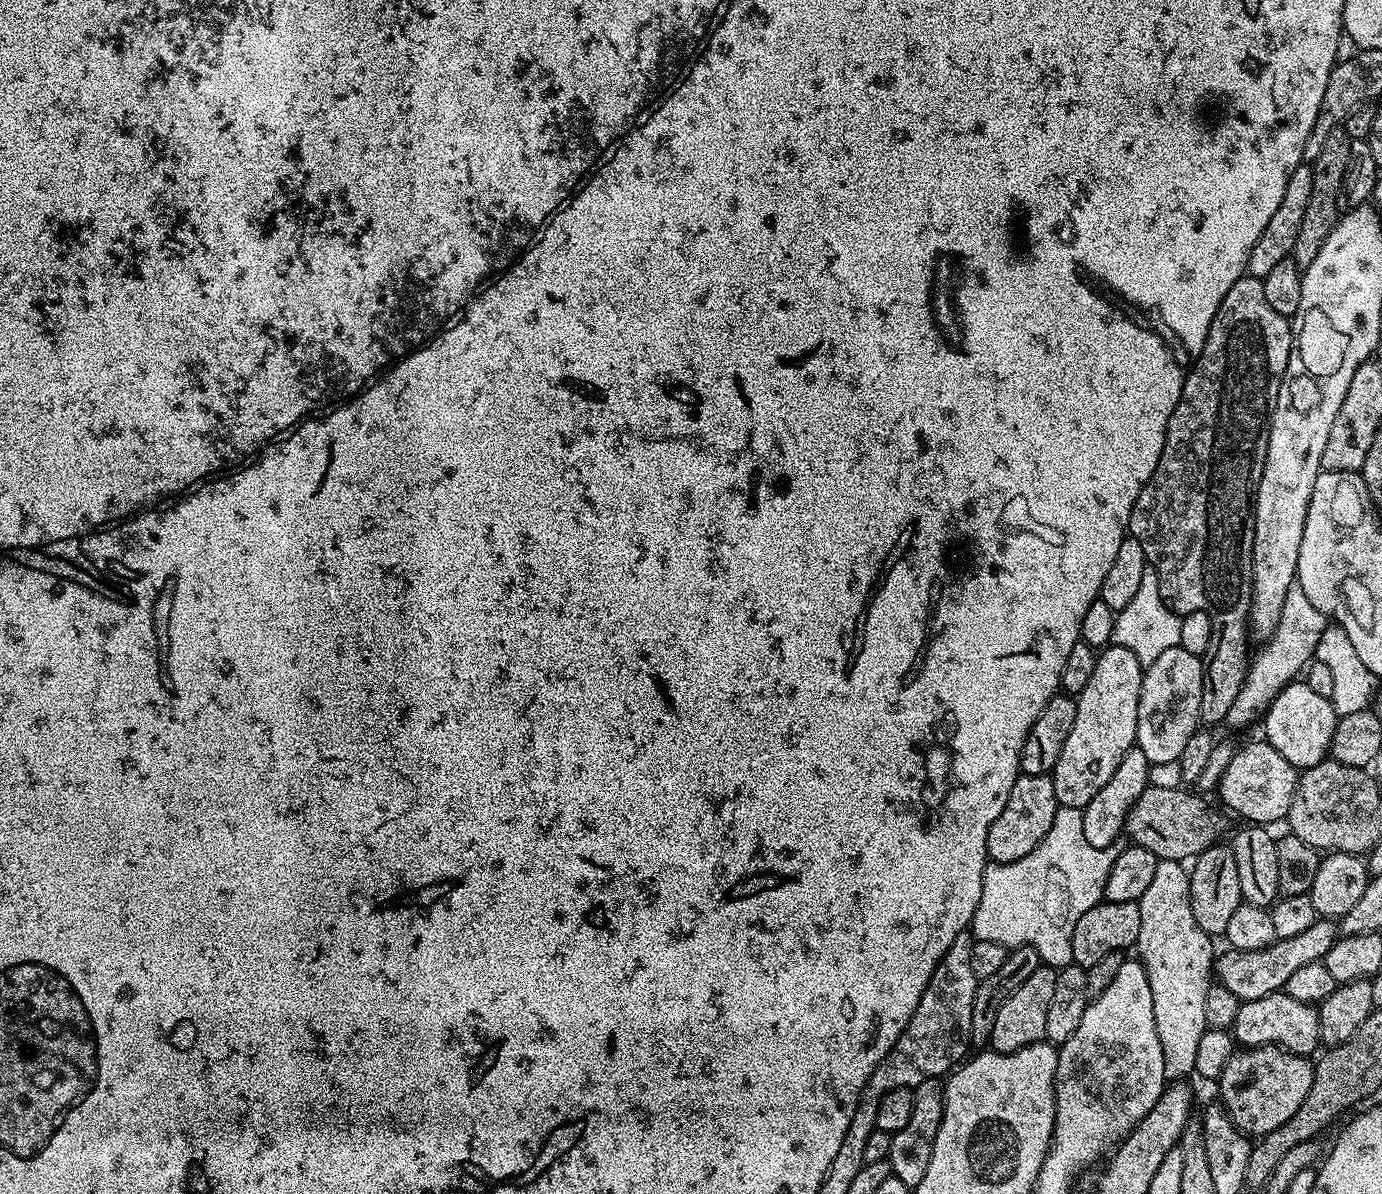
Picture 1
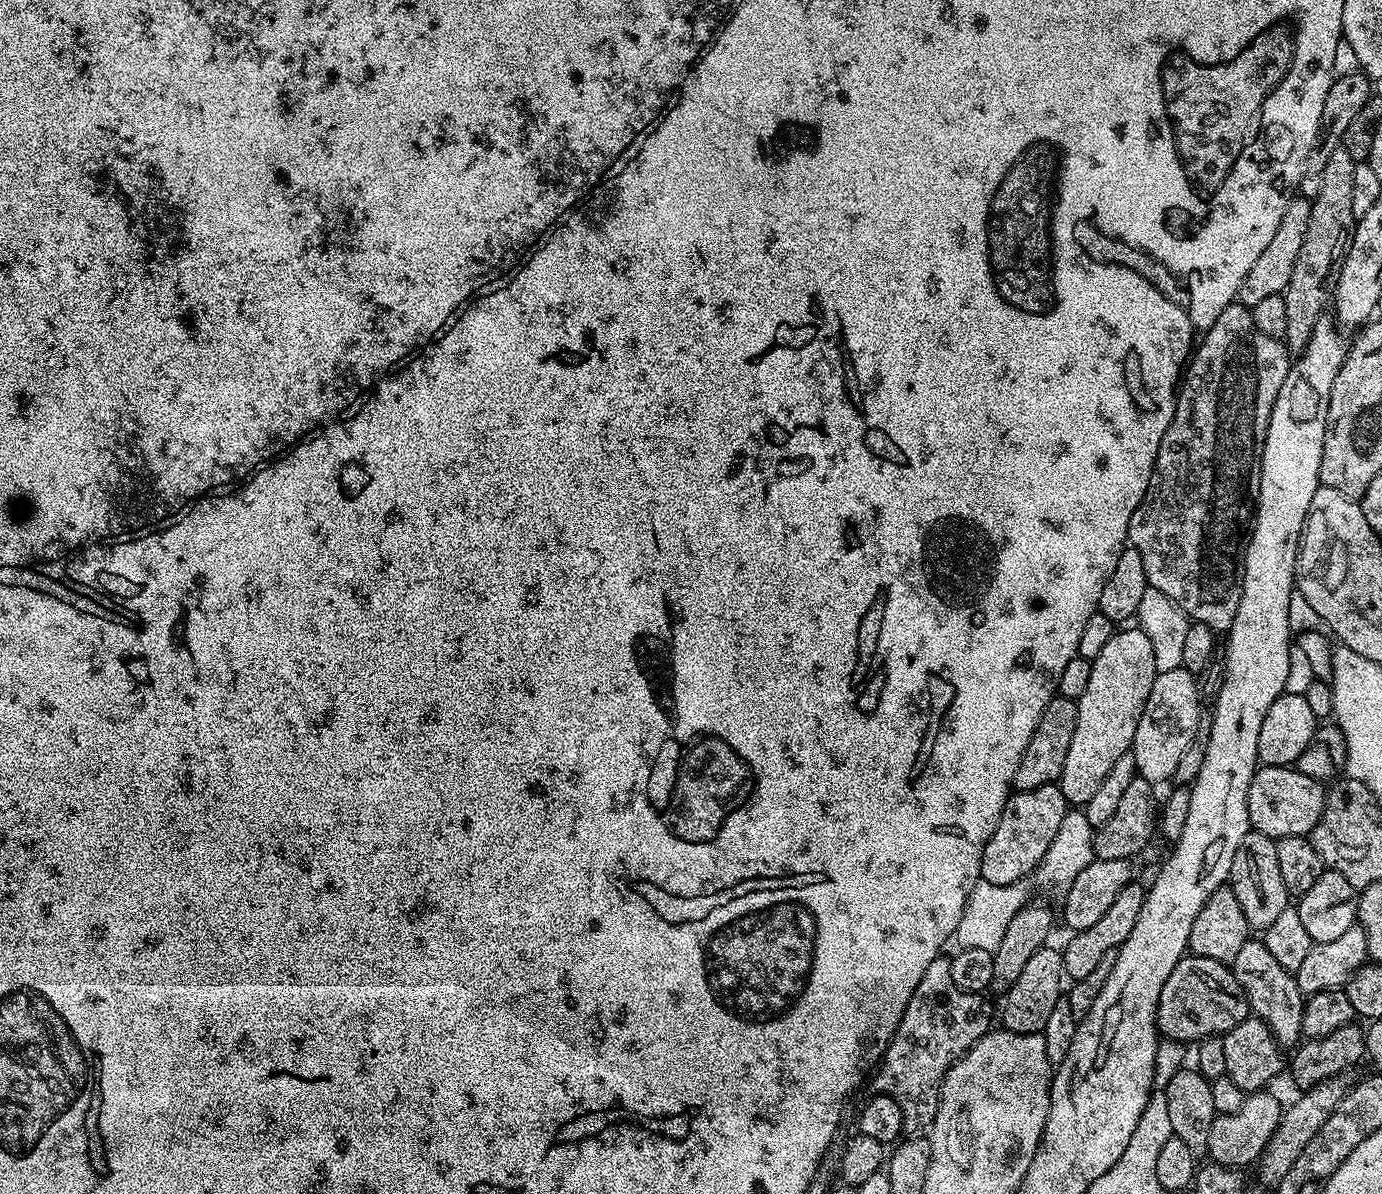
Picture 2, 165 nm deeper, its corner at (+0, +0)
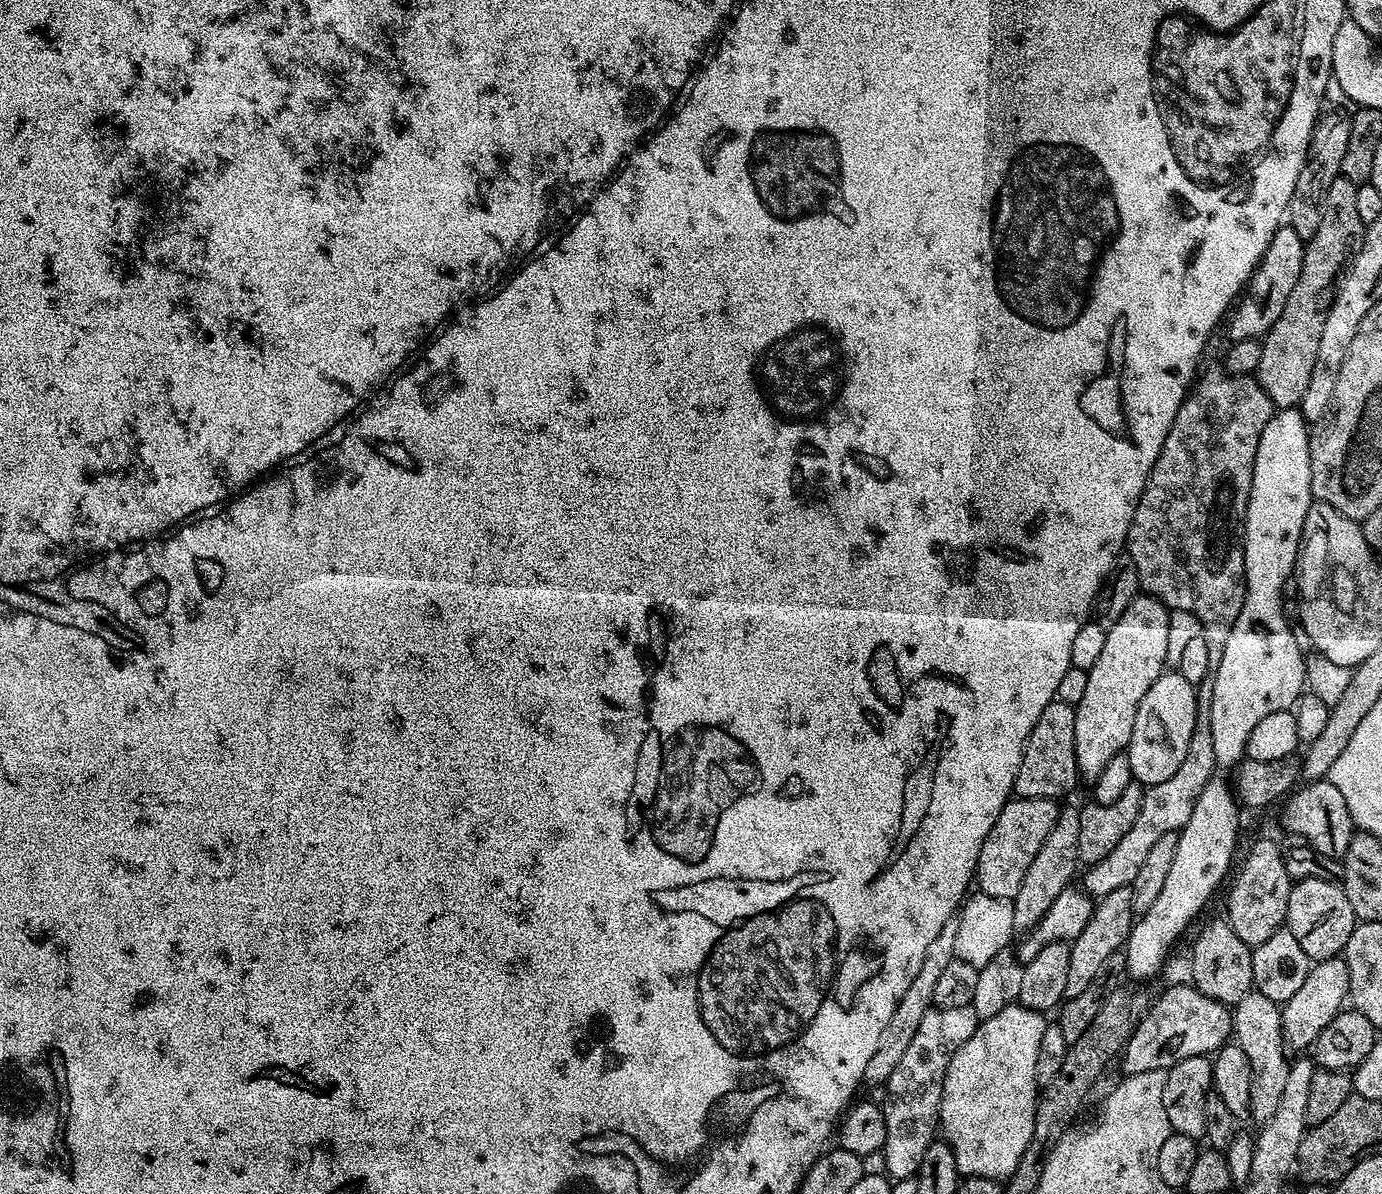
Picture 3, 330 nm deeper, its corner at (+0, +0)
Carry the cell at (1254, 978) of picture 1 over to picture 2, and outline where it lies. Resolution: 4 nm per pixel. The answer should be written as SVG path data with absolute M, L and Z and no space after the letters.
M1185 954L1178 962L1178 966L1170 970L1170 978L1166 978L1166 986L1162 986L1162 994L1158 998L1158 1010L1156 1011L1156 1027L1159 1035L1169 1040L1199 1042L1208 1036L1223 1037L1225 1032L1234 1030L1238 1022L1249 1019L1249 1016L1248 1000L1229 965L1218 962L1214 958Z

